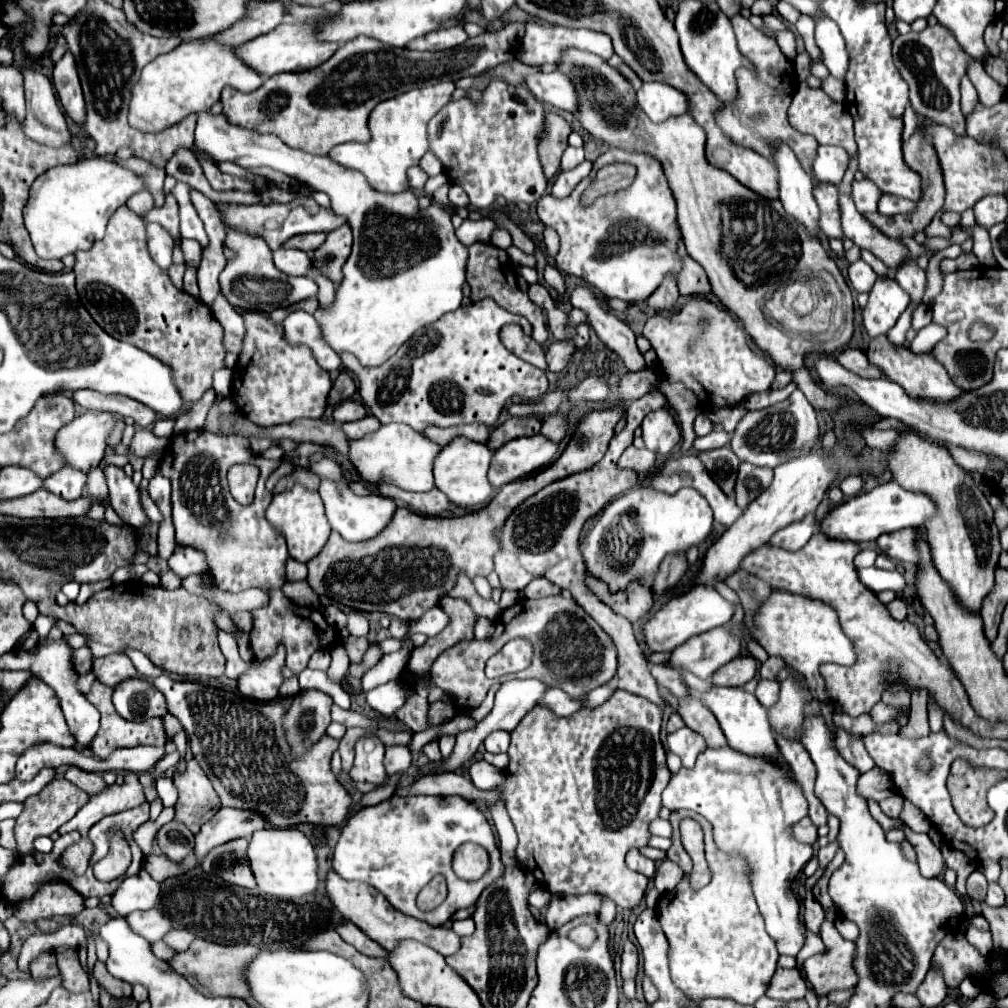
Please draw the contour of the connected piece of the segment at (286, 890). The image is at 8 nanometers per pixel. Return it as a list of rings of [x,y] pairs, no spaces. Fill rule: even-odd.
[[[266,828],[250,838],[248,848],[250,868],[256,876],[258,888],[276,898],[304,898],[318,888],[318,858],[310,840],[296,828]]]

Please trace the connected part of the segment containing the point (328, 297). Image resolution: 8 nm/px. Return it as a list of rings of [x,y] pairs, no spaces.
[[[314,276],[314,280],[316,280],[318,286],[320,286],[320,292],[318,292],[319,306],[324,308],[328,306],[328,304],[332,304],[332,300],[334,300],[334,296],[336,296],[334,284],[330,284],[330,280],[326,280],[324,276]]]

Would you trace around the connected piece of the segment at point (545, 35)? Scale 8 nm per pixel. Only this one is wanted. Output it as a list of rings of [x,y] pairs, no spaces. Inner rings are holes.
[[[528,22],[526,24],[526,32],[522,38],[522,44],[516,52],[516,60],[520,60],[522,64],[528,66],[542,66],[542,64],[558,64],[560,58],[564,56],[566,50],[576,48],[576,50],[584,50],[584,52],[592,52],[604,60],[608,60],[614,50],[612,50],[612,40],[610,36],[590,30],[590,28],[566,28],[566,26],[556,26],[556,24],[548,24],[548,22]]]

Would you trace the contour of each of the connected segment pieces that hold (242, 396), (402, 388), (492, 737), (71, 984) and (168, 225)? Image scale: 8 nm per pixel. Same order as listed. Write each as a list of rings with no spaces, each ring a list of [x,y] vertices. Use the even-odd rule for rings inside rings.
[[[248,312],[244,320],[246,344],[234,368],[232,382],[232,398],[238,410],[262,428],[286,424],[296,418],[322,418],[332,388],[330,374],[316,364],[308,348],[286,344],[282,326],[274,324],[266,314]]]
[[[486,298],[460,306],[434,324],[418,330],[380,366],[362,366],[356,356],[346,352],[340,354],[340,358],[358,378],[362,404],[382,424],[402,422],[412,426],[416,432],[424,432],[430,426],[446,428],[470,422],[494,426],[504,410],[502,406],[506,406],[508,400],[524,398],[522,394],[526,394],[520,370],[528,370],[528,364],[508,352],[498,338],[500,328],[510,322],[520,324],[524,334],[532,334],[532,326],[526,318],[506,312],[504,308],[498,308],[494,300]]]
[[[502,730],[492,732],[492,734],[486,736],[484,746],[486,746],[488,752],[506,752],[508,746],[510,746],[510,734],[502,732]]]
[[[60,948],[56,952],[56,958],[58,958],[58,968],[60,968],[62,980],[64,980],[62,986],[70,992],[88,992],[90,980],[78,960],[78,952],[70,950],[70,948]]]
[[[166,196],[164,206],[152,208],[150,214],[146,214],[146,220],[158,222],[160,226],[164,226],[174,236],[174,240],[180,240],[180,232],[178,232],[178,206],[176,206],[176,200],[172,196]]]

